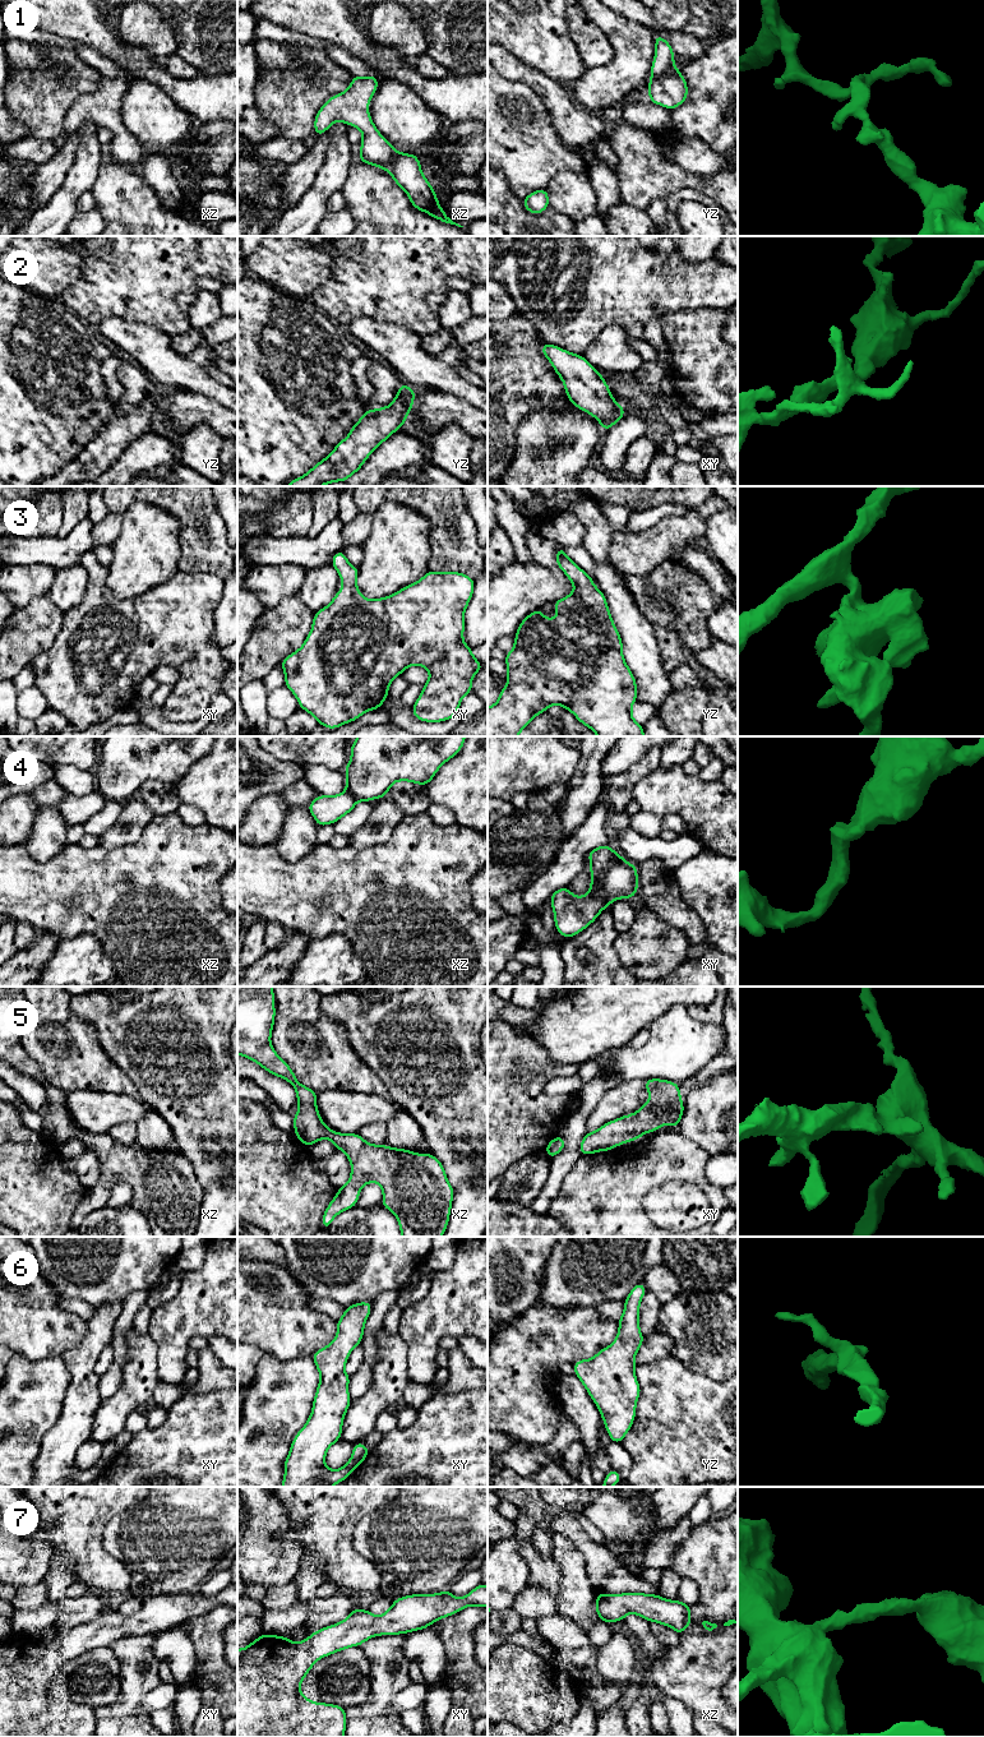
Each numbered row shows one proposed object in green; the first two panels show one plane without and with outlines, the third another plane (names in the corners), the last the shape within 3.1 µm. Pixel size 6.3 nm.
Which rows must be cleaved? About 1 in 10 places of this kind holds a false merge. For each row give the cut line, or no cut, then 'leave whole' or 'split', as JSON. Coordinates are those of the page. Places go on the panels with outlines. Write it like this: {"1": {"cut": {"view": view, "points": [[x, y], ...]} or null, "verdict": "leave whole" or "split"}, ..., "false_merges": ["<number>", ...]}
{"1": {"cut": {"view": "yz", "points": [[675, 67], [651, 81]]}, "verdict": "split"}, "2": {"cut": null, "verdict": "leave whole"}, "3": {"cut": null, "verdict": "leave whole"}, "4": {"cut": null, "verdict": "leave whole"}, "5": {"cut": null, "verdict": "leave whole"}, "6": {"cut": null, "verdict": "leave whole"}, "7": {"cut": null, "verdict": "leave whole"}, "false_merges": ["1"]}

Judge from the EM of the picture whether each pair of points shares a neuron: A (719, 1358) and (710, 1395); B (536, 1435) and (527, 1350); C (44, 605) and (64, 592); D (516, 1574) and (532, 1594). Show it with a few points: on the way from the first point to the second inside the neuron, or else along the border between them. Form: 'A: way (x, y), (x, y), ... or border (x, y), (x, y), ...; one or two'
A: border (687, 1367), (724, 1381); two
B: way (531, 1414), (527, 1410), (527, 1371); one
C: border (47, 595), (64, 613); two
D: border (527, 1583), (511, 1606); two

